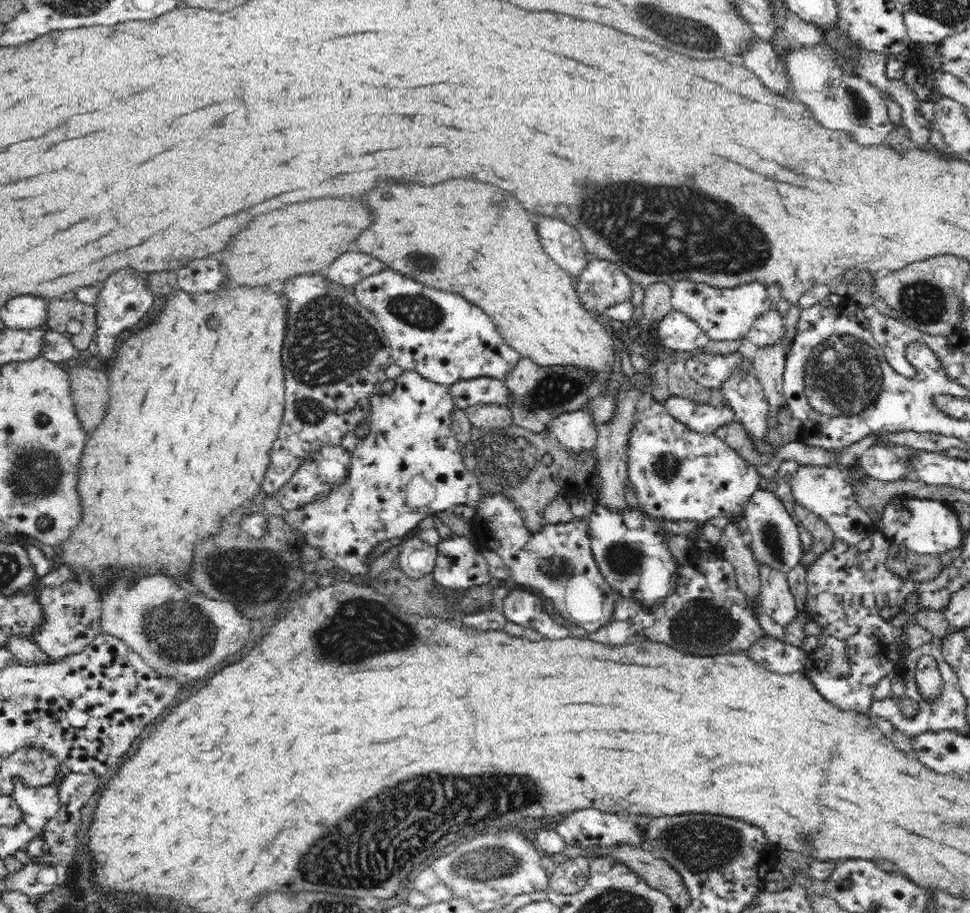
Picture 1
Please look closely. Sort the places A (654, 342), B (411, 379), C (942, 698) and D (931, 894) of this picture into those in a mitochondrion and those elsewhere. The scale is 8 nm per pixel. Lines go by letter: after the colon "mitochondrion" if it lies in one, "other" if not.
A: other
B: other
C: other
D: other

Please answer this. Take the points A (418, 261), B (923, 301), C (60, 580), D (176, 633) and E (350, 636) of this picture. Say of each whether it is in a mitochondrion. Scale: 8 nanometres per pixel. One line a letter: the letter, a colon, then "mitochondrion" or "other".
A: mitochondrion
B: mitochondrion
C: other
D: mitochondrion
E: mitochondrion

